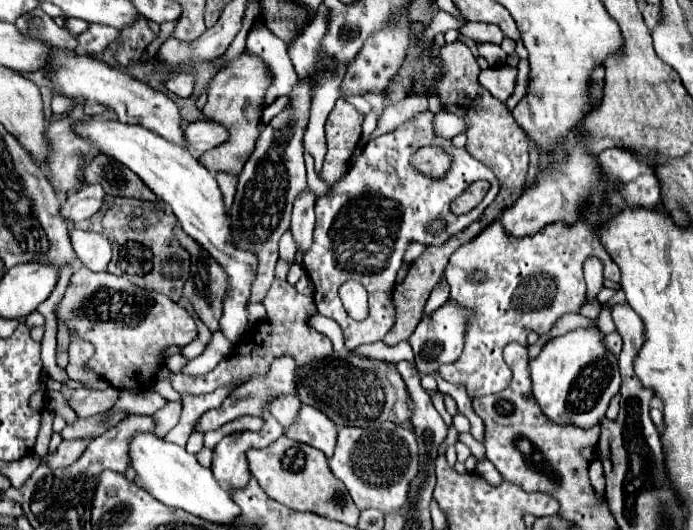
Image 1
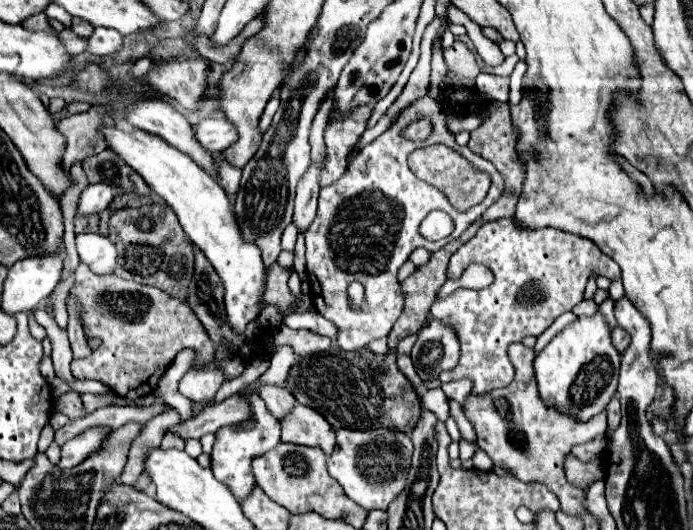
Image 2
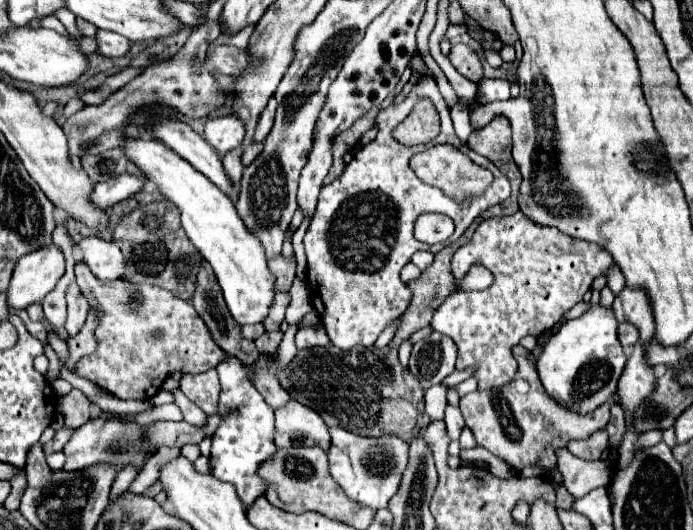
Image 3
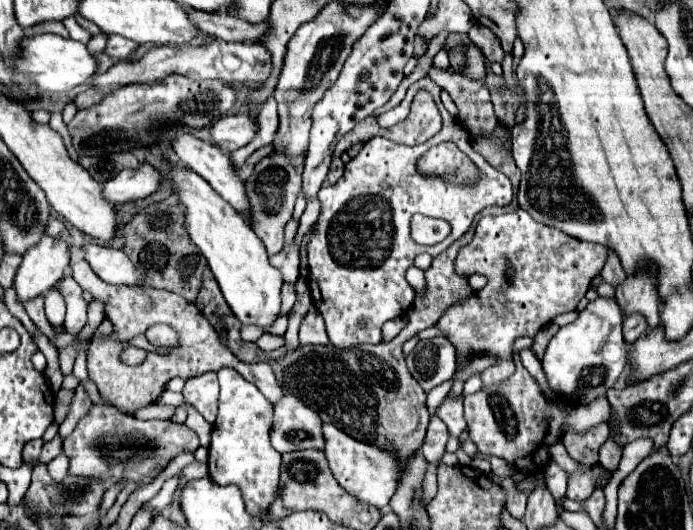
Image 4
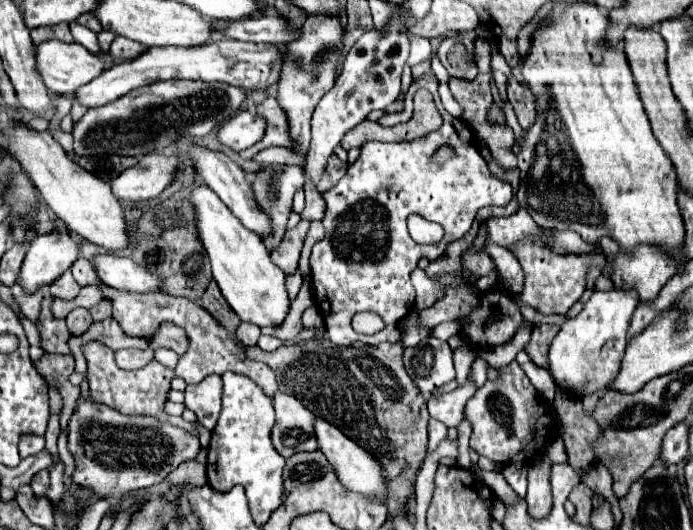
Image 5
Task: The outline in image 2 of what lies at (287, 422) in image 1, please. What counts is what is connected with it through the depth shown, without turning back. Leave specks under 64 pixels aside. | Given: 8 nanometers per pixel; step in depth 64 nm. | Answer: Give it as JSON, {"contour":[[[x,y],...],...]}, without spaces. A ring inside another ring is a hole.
{"contour":[[[262,386],[260,388],[260,396],[266,402],[266,408],[278,418],[284,420],[286,414],[292,412],[292,408],[296,406],[296,398],[284,390],[284,388],[276,388],[276,386]]]}

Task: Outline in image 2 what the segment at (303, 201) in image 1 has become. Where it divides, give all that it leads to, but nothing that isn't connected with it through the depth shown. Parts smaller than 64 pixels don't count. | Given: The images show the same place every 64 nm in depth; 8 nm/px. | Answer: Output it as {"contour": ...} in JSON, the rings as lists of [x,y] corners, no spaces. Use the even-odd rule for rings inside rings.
{"contour":[[[310,164],[308,172],[304,174],[304,180],[300,180],[300,188],[296,190],[292,222],[296,224],[300,234],[306,234],[308,226],[312,224],[312,218],[316,216],[316,200],[318,200],[318,190],[320,190],[320,184],[318,184],[320,170],[322,170],[322,164]]]}

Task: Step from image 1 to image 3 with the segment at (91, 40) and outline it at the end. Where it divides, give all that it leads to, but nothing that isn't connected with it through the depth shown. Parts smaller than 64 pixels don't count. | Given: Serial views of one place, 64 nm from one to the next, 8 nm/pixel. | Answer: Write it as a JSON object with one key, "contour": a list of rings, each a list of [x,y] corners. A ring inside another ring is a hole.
{"contour":[[[98,30],[96,34],[96,52],[102,56],[124,56],[130,48],[130,40],[108,30]]]}

